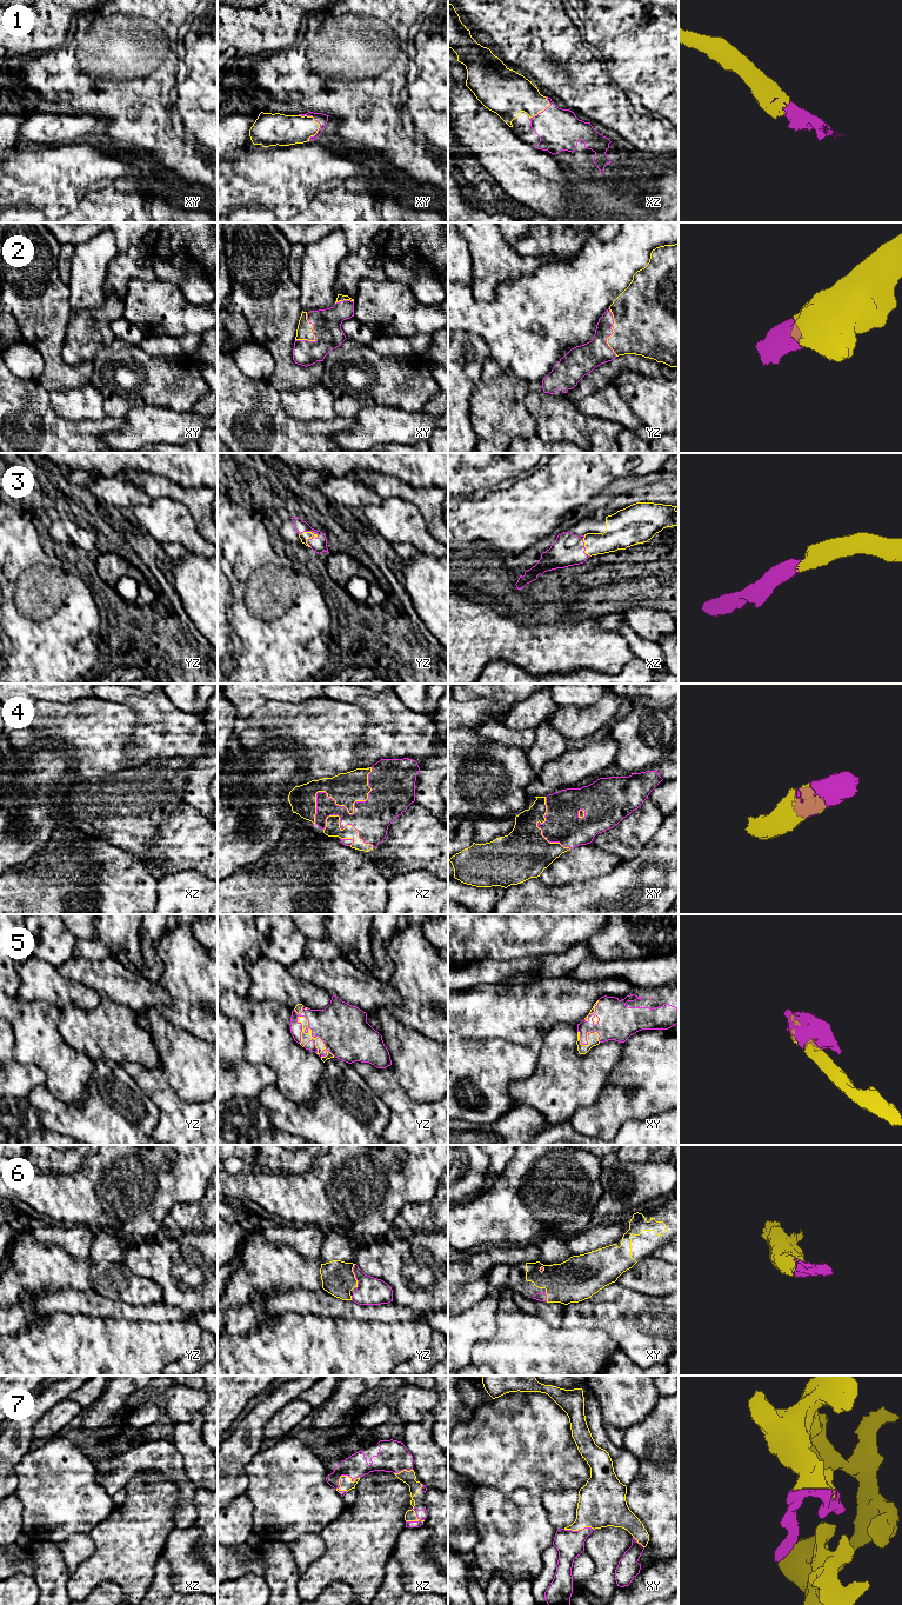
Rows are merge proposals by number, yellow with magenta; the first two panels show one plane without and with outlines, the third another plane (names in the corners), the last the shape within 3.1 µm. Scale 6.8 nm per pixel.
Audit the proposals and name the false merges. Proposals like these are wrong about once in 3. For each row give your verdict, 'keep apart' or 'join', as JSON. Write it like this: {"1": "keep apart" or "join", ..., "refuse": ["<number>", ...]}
{"1": "join", "2": "join", "3": "join", "4": "join", "5": "join", "6": "join", "7": "join", "refuse": []}

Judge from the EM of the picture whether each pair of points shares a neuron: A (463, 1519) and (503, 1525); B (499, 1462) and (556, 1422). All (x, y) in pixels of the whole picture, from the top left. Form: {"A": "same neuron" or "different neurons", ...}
{"A": "different neurons", "B": "same neuron"}

